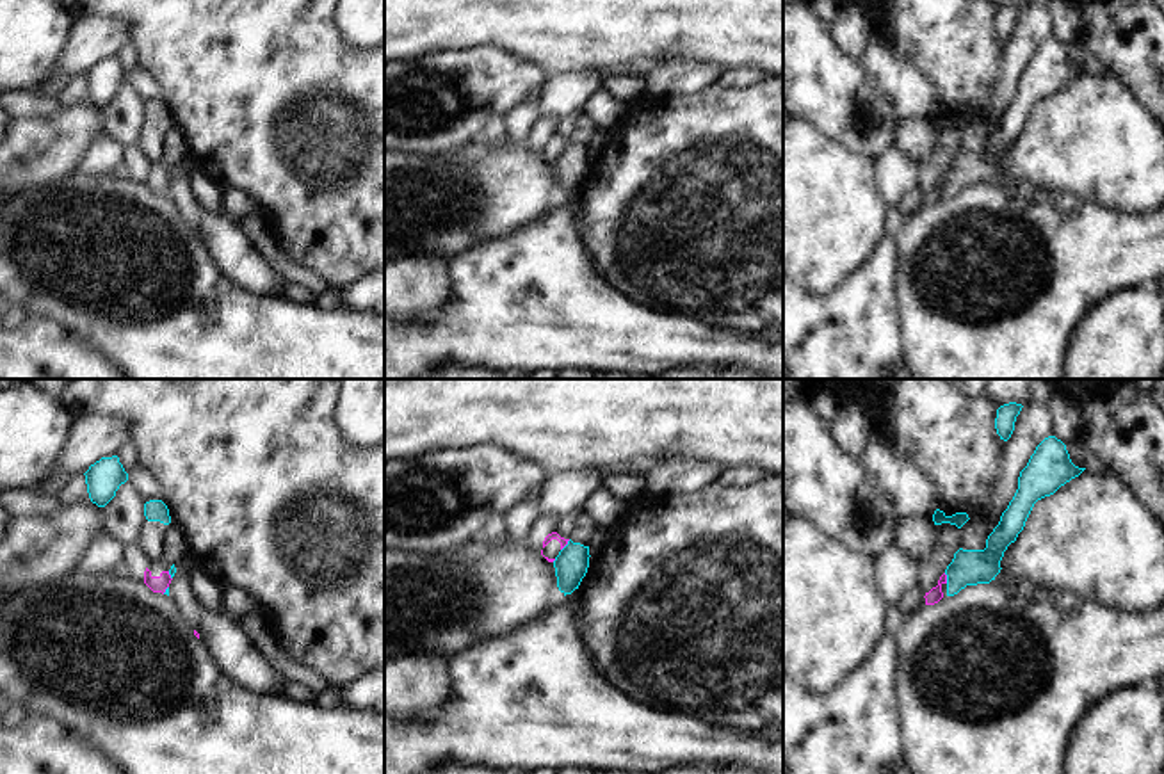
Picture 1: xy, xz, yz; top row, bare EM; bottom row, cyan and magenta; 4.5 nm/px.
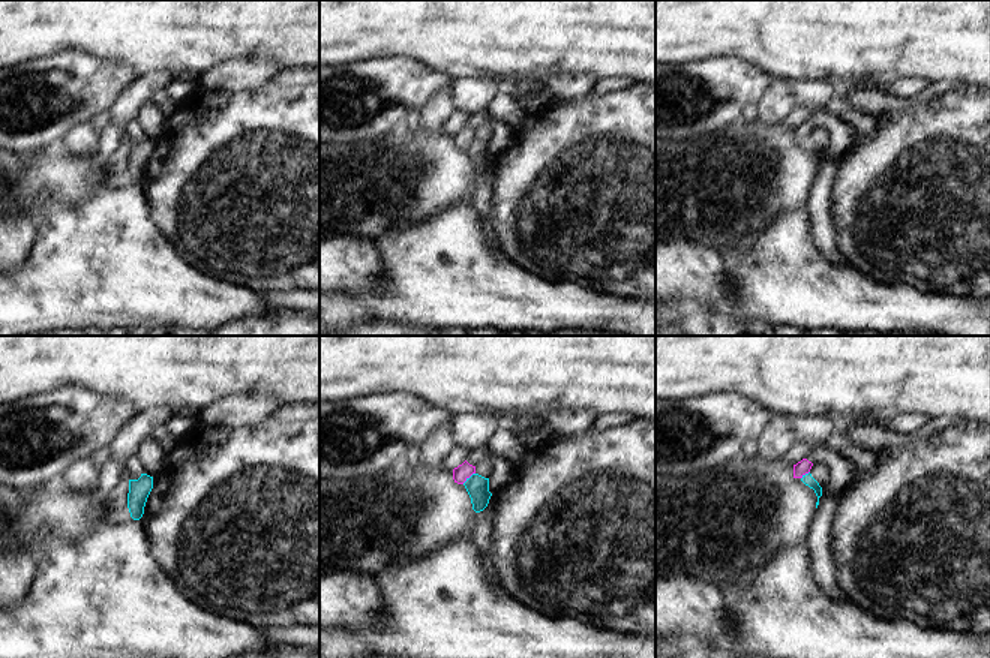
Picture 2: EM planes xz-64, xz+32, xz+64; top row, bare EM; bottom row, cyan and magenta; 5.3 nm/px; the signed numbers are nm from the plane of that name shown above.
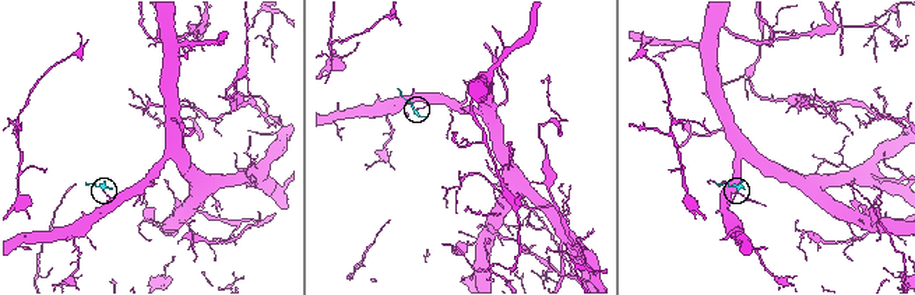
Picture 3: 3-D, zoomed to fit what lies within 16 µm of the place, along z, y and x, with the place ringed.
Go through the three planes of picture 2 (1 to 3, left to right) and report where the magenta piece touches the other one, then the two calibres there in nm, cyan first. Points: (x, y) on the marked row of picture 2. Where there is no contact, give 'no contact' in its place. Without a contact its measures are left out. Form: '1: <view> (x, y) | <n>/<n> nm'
1: no contact
2: xz+32 (470, 477) | 120/90 nm
3: xz+64 (804, 475) | 60/80 nm

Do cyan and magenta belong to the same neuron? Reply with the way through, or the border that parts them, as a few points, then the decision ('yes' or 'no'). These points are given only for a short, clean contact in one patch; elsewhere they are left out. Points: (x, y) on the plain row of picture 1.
border xz (570, 141), (561, 152); no

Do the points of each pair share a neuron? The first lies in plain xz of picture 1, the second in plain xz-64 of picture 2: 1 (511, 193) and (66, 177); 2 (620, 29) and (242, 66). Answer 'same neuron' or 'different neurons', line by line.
1: same neuron
2: different neurons

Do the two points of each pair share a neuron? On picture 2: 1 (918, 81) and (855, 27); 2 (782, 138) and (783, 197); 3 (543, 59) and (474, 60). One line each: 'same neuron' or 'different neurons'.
1: different neurons
2: same neuron
3: same neuron

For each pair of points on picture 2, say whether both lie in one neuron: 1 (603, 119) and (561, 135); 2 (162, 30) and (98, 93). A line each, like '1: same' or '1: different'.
1: same
2: different

